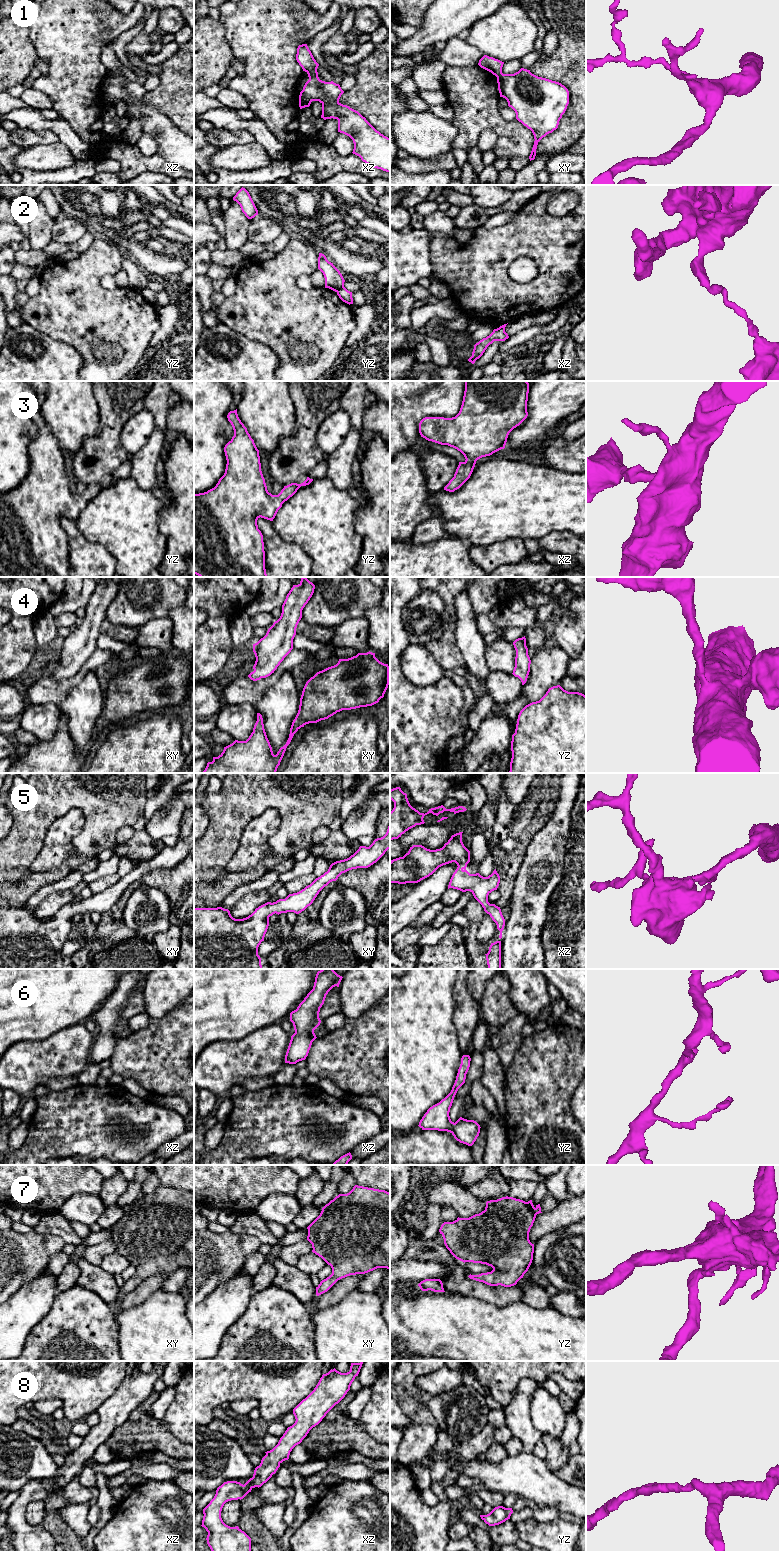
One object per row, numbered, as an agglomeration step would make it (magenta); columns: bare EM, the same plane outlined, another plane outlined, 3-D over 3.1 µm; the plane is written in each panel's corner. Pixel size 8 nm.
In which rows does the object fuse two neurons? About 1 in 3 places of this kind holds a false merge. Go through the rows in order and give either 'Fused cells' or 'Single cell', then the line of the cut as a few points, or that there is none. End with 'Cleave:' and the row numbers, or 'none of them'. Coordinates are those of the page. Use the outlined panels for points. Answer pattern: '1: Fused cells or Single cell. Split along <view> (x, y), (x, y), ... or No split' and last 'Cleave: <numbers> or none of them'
1: Fused cells. Split along xz (300, 93), (307, 106)
2: Fused cells. Split along yz (343, 286), (336, 291)
3: Single cell. No split
4: Single cell. No split
5: Single cell. No split
6: Single cell. No split
7: Single cell. No split
8: Single cell. No split
Cleave: 1, 2

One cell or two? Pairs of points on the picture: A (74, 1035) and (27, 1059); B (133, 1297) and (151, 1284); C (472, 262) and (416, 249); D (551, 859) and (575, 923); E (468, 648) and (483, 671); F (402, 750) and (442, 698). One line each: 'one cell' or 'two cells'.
A: one cell
B: one cell
C: two cells
D: two cells
E: one cell
F: one cell

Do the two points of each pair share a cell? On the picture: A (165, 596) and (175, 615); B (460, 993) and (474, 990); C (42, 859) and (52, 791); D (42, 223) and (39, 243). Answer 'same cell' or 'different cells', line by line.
A: different cells
B: different cells
C: different cells
D: same cell

